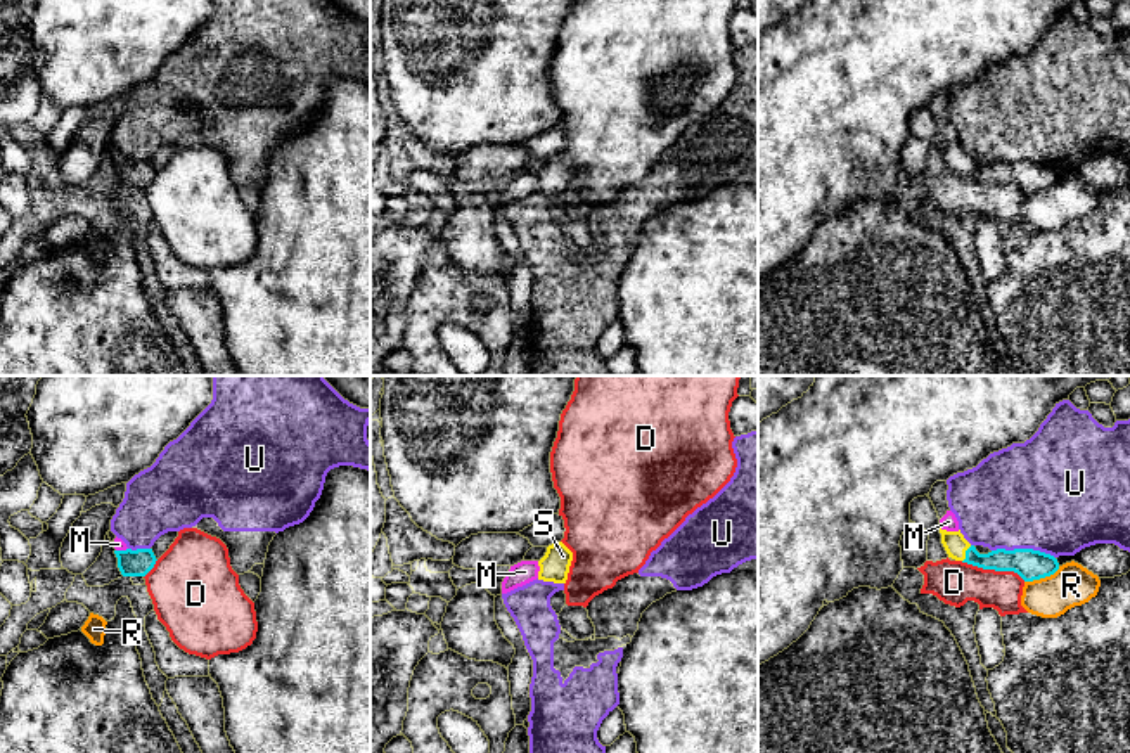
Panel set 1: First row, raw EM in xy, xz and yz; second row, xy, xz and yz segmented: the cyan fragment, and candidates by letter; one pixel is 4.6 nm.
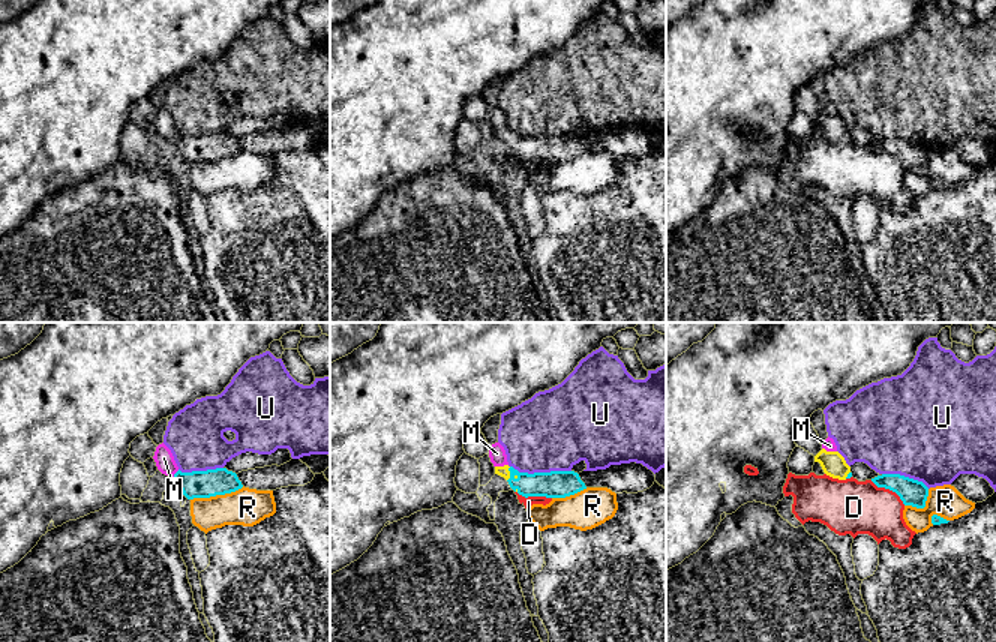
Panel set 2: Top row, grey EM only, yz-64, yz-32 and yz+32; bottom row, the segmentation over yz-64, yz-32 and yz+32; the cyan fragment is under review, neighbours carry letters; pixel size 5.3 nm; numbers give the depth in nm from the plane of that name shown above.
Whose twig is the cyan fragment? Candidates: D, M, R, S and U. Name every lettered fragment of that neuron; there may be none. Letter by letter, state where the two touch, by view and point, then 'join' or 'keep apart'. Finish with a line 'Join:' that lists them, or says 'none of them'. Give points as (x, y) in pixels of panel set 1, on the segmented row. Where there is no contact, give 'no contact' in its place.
D: meets cyan in yz at (994, 568); keep apart
M: meets cyan in xy at (121, 551); keep apart
R: meets cyan in yz at (1042, 577); keep apart
S: meets cyan in yz at (966, 554); join
U: meets cyan in yz at (1023, 549); keep apart
Join: S

